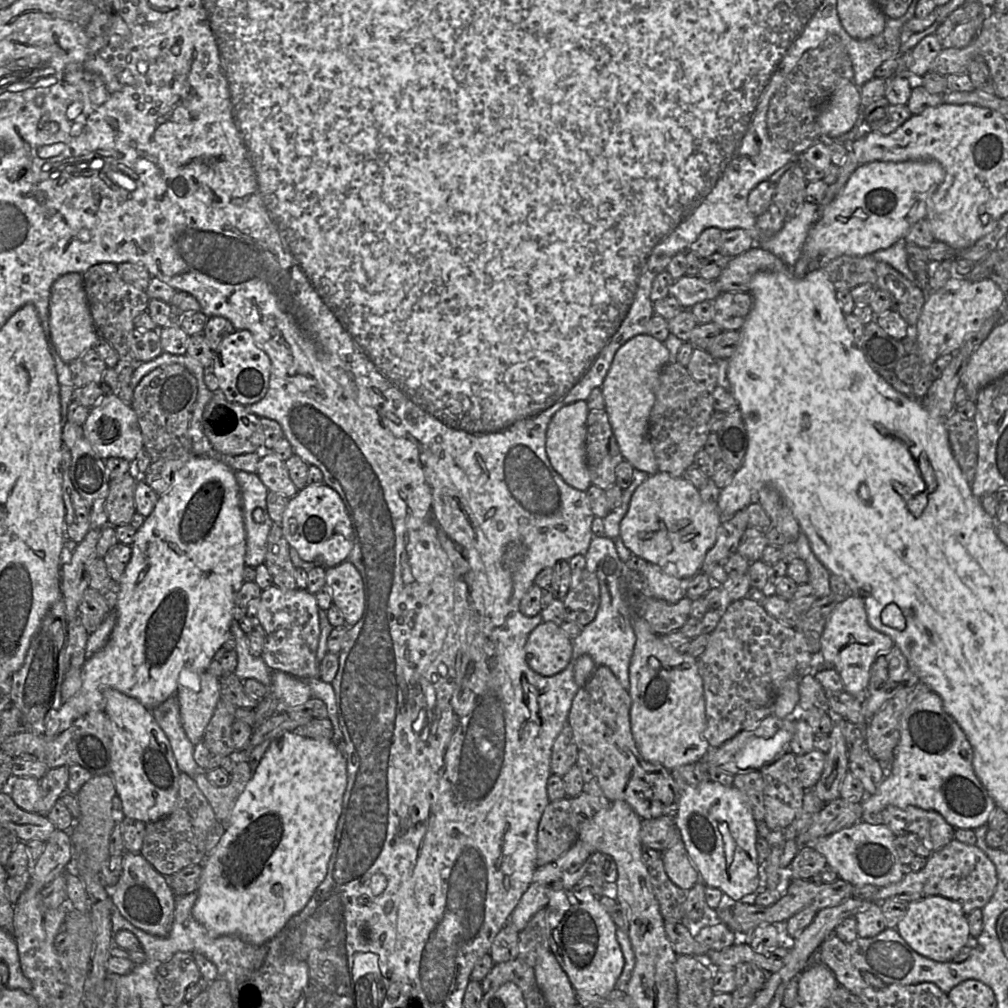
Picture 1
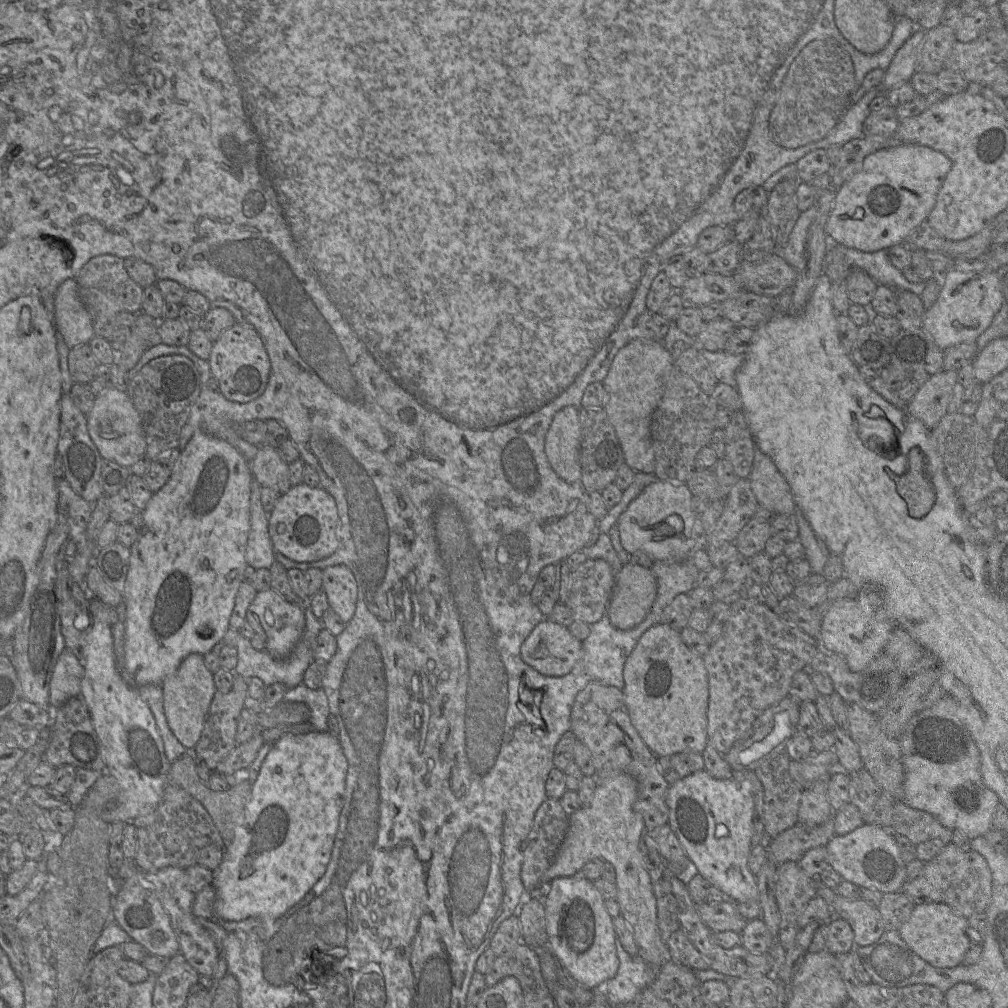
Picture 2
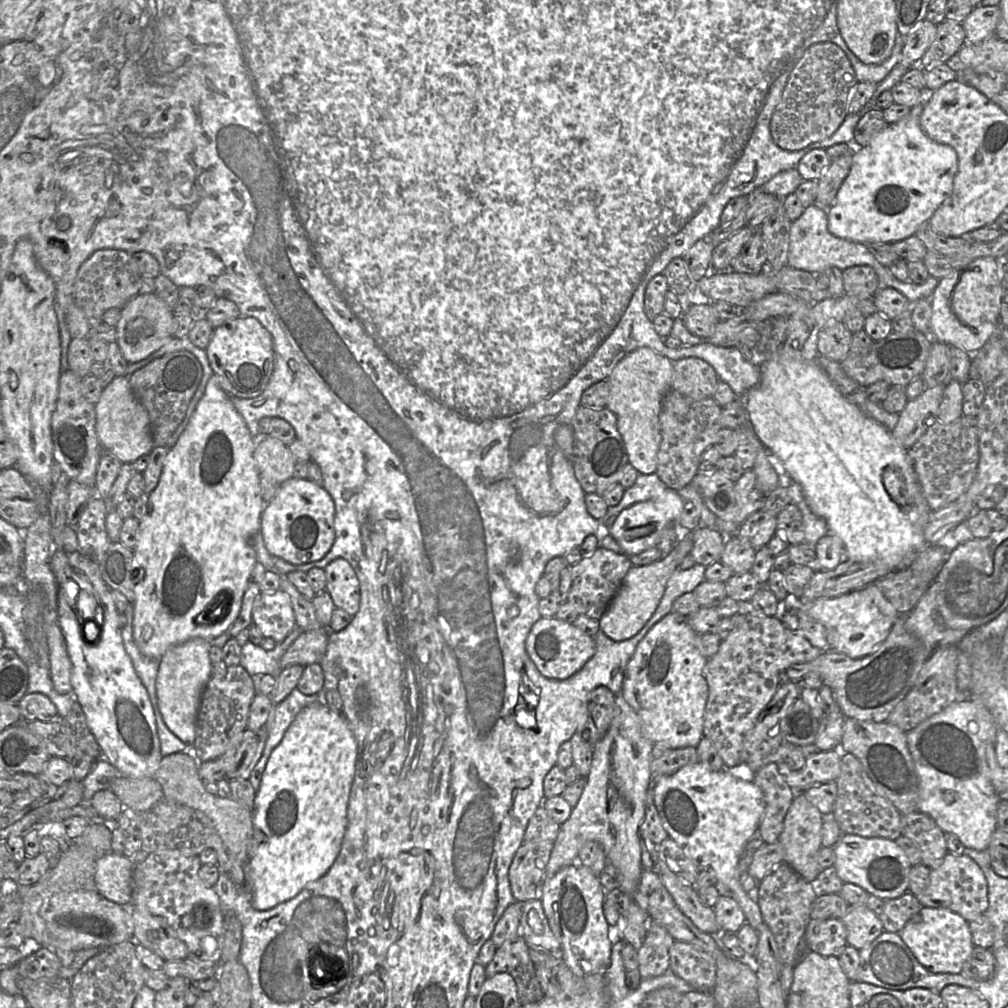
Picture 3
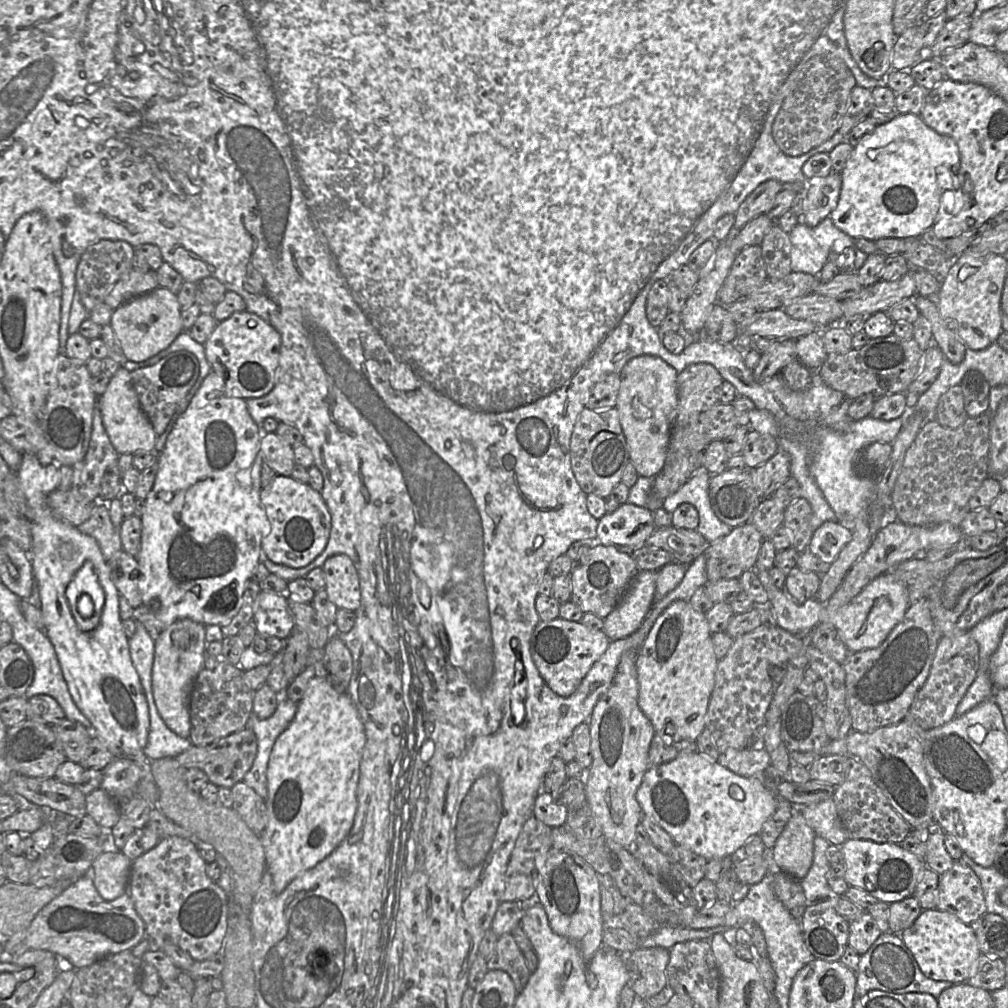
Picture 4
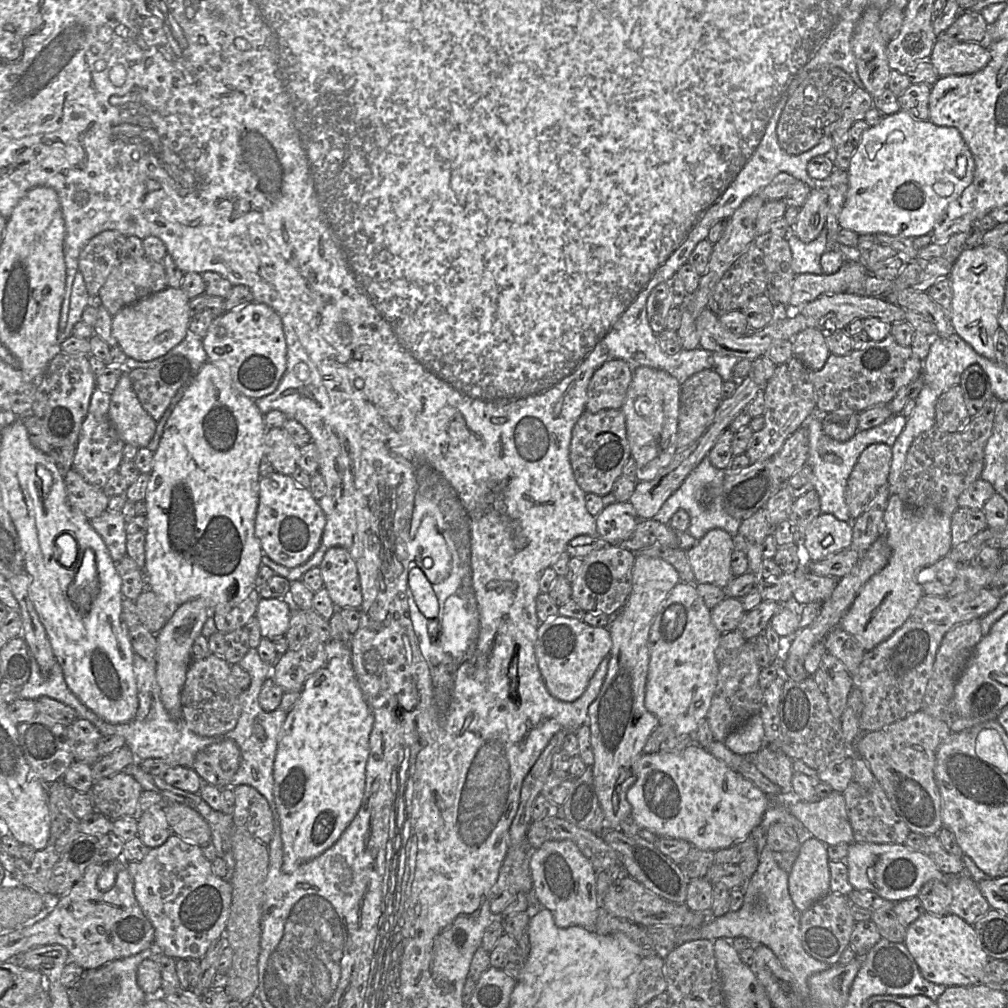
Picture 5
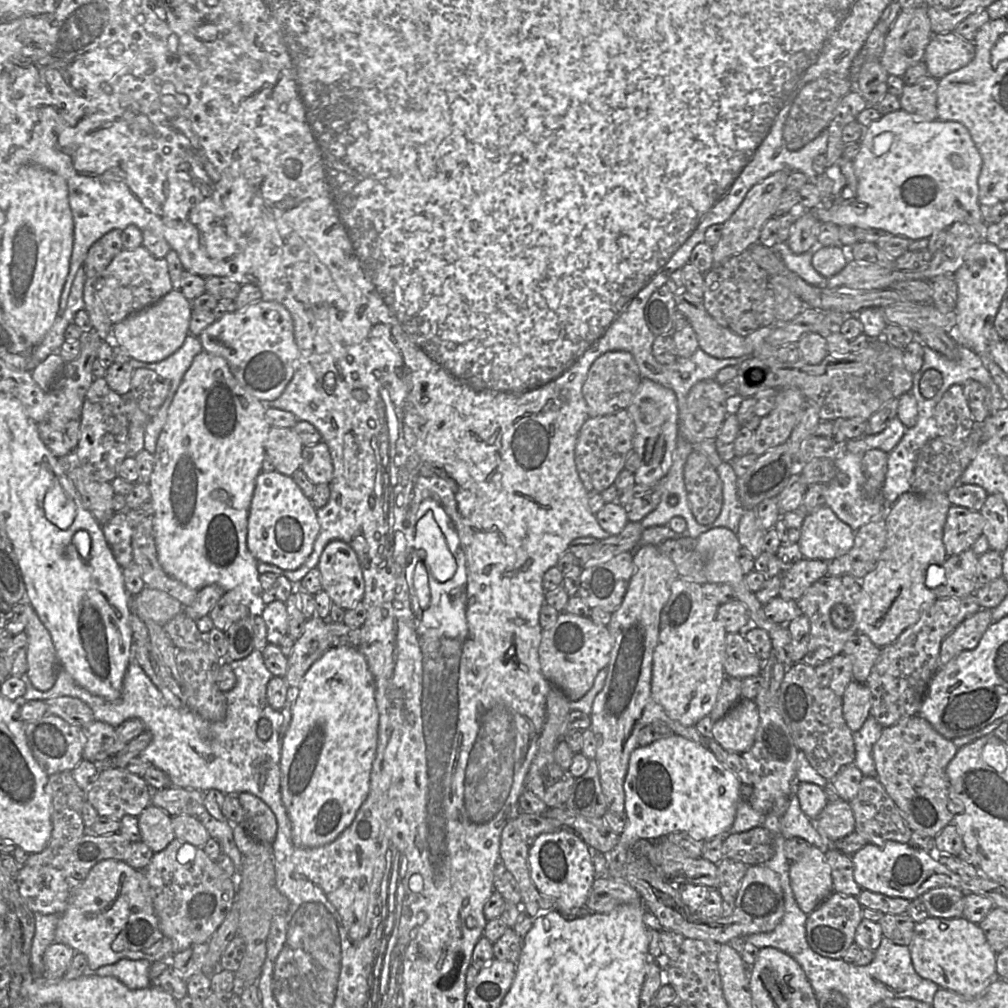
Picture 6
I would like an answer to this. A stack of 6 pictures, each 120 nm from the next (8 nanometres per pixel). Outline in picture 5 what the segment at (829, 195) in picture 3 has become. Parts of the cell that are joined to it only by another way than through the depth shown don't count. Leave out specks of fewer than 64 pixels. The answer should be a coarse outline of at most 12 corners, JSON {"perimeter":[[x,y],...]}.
{"perimeter":[[812,189],[800,208],[793,233],[815,240],[826,223],[828,196]]}

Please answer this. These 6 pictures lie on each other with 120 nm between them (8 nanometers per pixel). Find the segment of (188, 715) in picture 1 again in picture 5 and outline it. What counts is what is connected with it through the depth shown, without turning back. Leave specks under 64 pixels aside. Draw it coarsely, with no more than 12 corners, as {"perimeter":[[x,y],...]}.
{"perimeter":[[205,599],[178,606],[157,639],[161,701],[181,718],[191,648],[210,616]]}

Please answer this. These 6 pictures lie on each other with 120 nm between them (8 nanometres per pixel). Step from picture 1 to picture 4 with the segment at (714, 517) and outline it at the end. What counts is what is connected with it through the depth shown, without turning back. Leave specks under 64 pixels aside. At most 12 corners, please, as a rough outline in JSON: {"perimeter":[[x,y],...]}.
{"perimeter":[[624,503],[599,519],[603,545],[640,548],[655,528],[649,509]]}

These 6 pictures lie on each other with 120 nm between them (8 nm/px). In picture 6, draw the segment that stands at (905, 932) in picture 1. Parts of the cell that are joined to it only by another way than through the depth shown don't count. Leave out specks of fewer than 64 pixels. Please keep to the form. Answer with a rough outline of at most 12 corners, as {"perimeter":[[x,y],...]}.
{"perimeter":[[928,916],[910,945],[918,975],[976,997],[998,978],[979,925]]}

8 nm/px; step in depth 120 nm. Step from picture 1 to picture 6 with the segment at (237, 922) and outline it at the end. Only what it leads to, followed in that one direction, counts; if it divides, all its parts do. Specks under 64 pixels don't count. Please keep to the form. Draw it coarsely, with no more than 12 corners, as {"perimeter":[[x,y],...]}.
{"perimeter":[[352,646],[304,675],[281,742],[297,847],[368,797],[376,684]]}

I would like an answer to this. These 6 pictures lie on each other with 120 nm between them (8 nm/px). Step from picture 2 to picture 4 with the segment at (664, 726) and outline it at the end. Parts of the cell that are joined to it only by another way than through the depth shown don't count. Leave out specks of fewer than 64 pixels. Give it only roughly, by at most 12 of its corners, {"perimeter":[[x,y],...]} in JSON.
{"perimeter":[[673,602],[636,661],[638,705],[673,742],[705,729],[718,662],[706,613]]}

